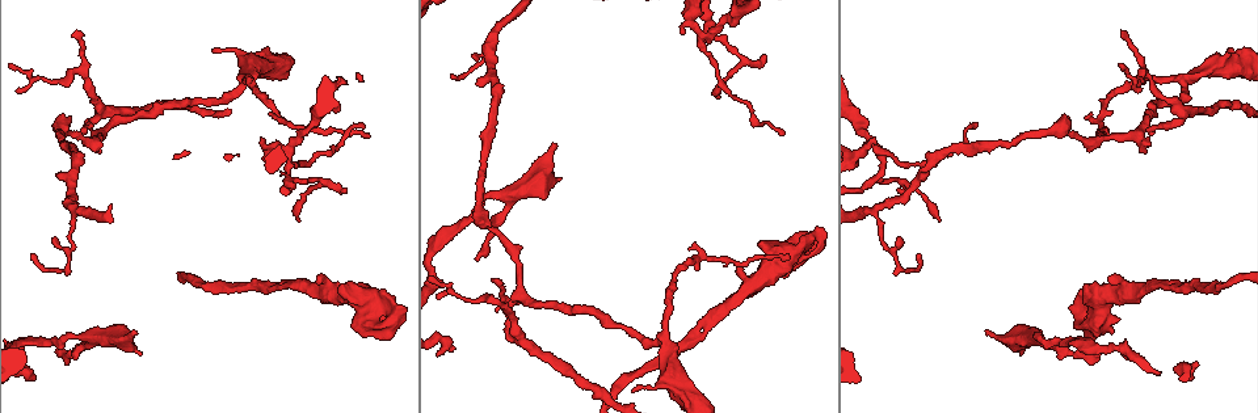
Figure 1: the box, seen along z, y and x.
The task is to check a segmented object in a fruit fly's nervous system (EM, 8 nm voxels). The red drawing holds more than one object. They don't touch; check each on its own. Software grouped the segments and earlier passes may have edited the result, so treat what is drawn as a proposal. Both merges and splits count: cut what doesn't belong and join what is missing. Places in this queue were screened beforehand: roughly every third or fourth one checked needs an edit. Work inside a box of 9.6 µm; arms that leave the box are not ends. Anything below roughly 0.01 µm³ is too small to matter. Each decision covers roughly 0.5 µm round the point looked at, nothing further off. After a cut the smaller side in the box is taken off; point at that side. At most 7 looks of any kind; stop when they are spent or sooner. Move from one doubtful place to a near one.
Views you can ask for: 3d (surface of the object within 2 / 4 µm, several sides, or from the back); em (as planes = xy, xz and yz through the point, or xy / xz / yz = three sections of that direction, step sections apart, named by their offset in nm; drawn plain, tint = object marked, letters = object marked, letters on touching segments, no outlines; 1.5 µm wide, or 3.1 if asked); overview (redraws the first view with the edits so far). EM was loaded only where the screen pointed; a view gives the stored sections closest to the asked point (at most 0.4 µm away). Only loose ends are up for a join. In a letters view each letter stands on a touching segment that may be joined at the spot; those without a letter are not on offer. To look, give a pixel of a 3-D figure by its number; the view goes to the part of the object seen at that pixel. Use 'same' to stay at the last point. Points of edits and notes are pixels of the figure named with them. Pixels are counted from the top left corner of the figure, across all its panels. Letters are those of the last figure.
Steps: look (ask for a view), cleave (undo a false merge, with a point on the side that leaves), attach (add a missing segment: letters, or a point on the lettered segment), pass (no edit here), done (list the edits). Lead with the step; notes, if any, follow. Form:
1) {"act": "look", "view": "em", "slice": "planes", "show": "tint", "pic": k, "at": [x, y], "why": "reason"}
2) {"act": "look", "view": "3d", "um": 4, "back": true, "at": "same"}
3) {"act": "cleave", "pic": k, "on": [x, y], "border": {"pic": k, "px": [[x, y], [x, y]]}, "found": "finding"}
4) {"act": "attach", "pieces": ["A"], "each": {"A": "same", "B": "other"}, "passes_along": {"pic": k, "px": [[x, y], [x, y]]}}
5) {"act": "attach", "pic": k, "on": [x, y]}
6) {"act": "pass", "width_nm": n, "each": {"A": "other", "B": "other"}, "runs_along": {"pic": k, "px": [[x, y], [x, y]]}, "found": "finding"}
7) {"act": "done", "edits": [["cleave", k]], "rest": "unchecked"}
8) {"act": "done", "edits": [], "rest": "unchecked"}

{"act": "look", "view": "em", "slice": "planes", "show": "letters", "pic": 1, "at": [1185, 81], "why": "side arm on a straight run"}

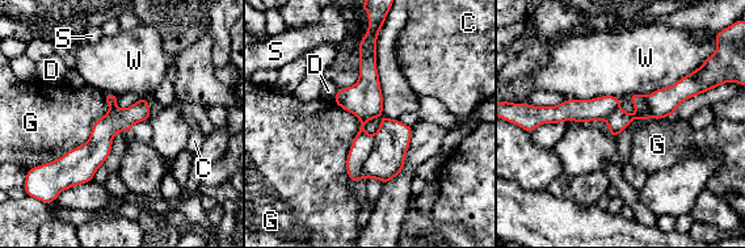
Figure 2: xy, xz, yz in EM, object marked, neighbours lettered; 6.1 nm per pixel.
{"act": "cleave", "pic": 2, "on": [362, 143], "each": {"C": "other", "D": "other", "G": "other", "S": "other", "W": "other"}, "part_leaving": {"pic": 2, "px": [[373, 45], [353, 177]]}, "found": "two cells meet here"}

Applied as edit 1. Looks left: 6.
{"act": "look", "view": "overview", "why": "see it whole again"}

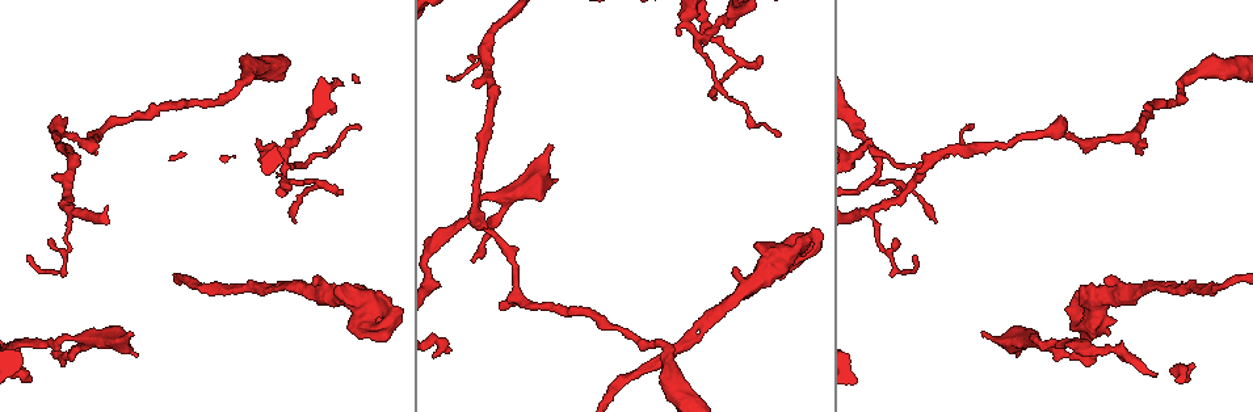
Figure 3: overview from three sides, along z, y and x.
{"act": "look", "view": "3d", "um": 4, "pic": 3, "at": [385, 333], "why": "thick turns thin"}

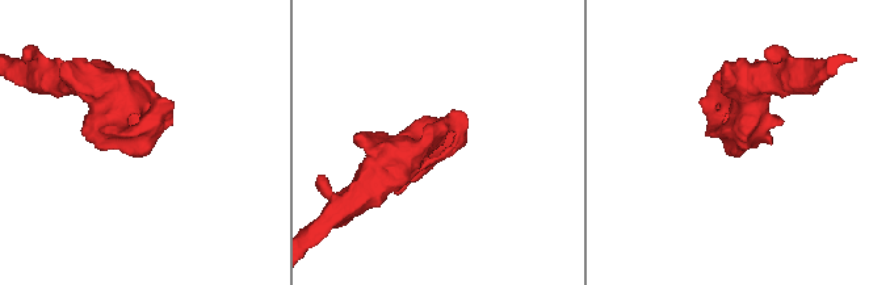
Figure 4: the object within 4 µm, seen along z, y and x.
{"act": "look", "view": "em", "slice": "yz", "step": 8, "show": "tint", "pic": 4, "at": [142, 137], "why": "need the tissue"}

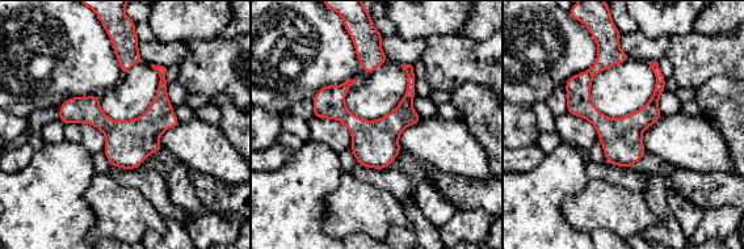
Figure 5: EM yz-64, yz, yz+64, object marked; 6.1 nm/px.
{"act": "look", "view": "em", "slice": "planes", "show": "letters", "at": "same", "why": "another direction"}

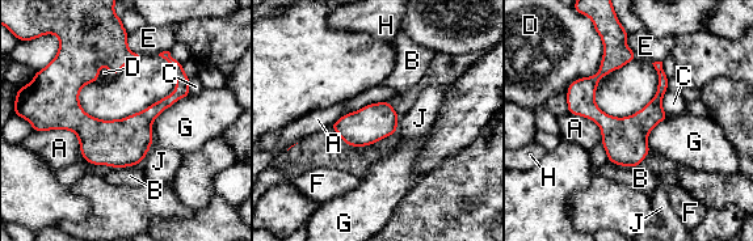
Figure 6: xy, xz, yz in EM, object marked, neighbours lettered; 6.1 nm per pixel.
{"act": "pass", "each": {"A": "other", "B": "other", "C": "other", "D": "other", "E": "other", "F": "other", "G": "other", "H": "other", "J": "other"}, "runs_along": {"pic": 6, "px": [[615, 47], [589, 106], [632, 164]]}, "found": "one cell here"}

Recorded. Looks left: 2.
{"act": "done", "edits": [["cleave", 2]], "rest": "unchecked"}

